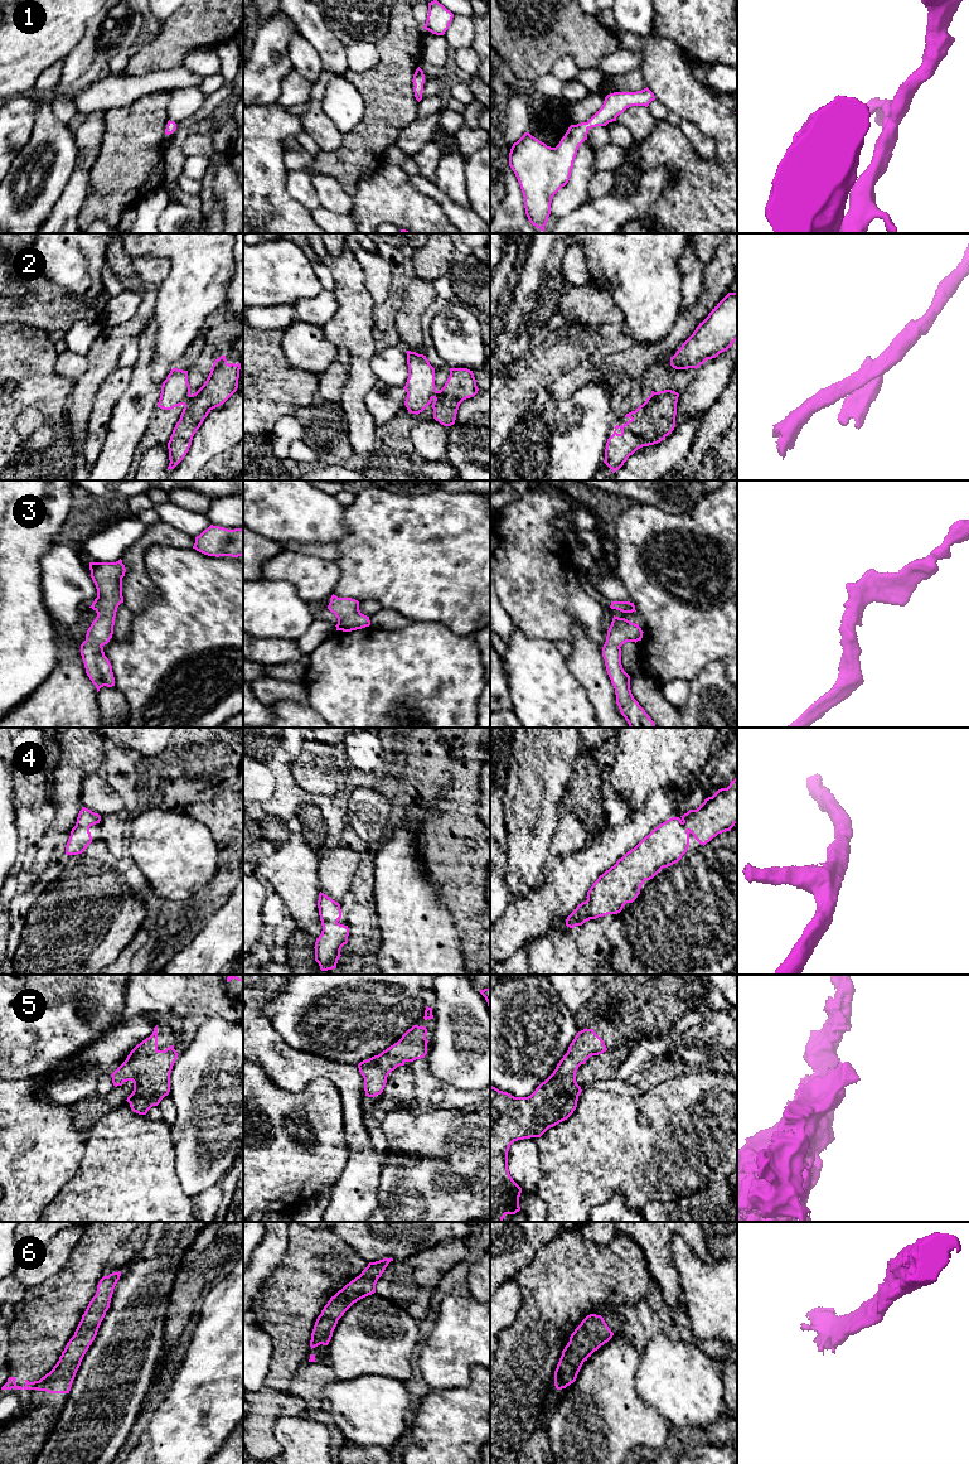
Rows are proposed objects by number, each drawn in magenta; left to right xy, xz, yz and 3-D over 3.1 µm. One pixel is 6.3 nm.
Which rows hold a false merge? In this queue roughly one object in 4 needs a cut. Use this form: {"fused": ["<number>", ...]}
{"fused": ["2"]}

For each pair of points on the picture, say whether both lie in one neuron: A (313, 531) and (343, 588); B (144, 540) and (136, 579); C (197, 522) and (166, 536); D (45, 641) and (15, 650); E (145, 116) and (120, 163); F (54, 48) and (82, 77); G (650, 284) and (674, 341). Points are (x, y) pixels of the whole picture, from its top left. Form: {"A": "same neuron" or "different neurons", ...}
{"A": "different neurons", "B": "same neuron", "C": "different neurons", "D": "same neuron", "E": "same neuron", "F": "different neurons", "G": "different neurons"}

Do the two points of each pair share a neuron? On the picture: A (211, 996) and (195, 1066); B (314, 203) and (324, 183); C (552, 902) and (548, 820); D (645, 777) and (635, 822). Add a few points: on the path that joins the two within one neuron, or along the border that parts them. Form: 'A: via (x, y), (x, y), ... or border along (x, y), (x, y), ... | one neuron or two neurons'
A: border along (223, 1016), (209, 1016), (199, 1027), (189, 1044) | two neurons
B: border along (311, 174), (311, 184), (321, 206) | two neurons
C: border along (543, 880), (526, 895) | two neurons
D: border along (662, 790), (655, 790), (629, 816) | two neurons

